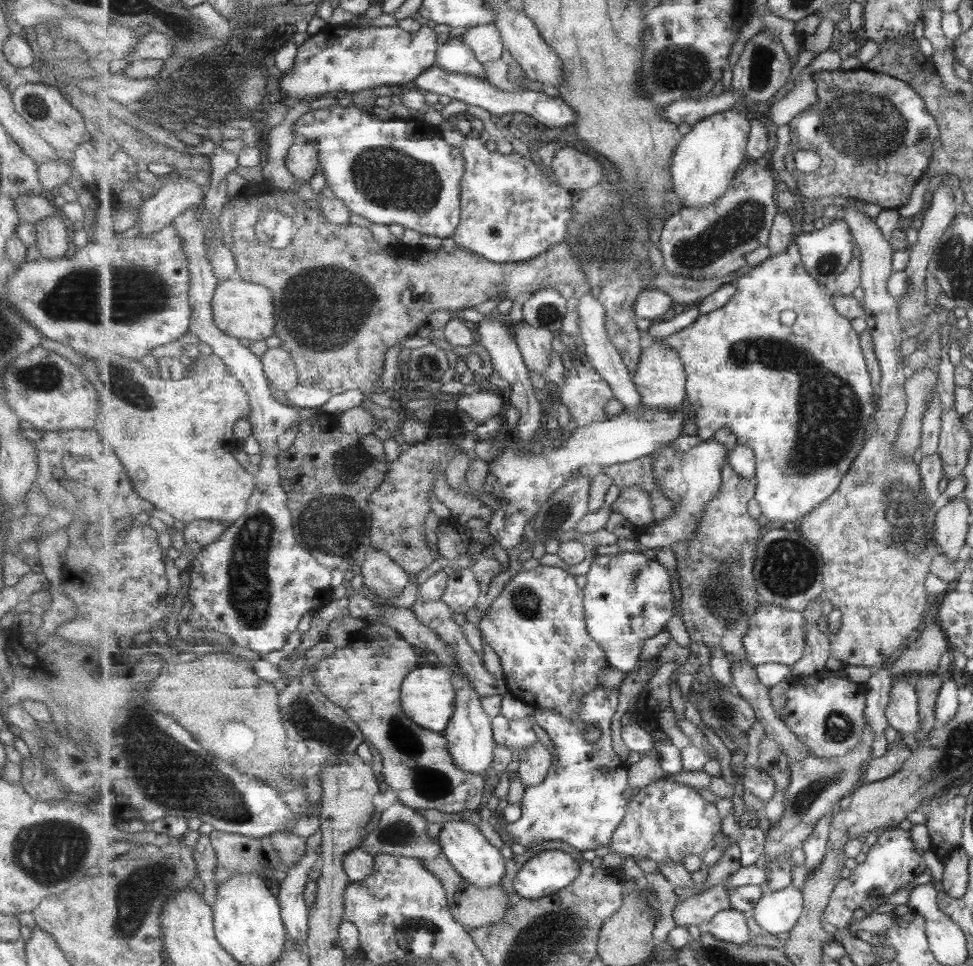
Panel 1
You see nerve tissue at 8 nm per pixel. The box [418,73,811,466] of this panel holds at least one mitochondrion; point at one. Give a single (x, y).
(742, 225)

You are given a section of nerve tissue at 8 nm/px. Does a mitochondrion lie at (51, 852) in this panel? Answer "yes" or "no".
yes

